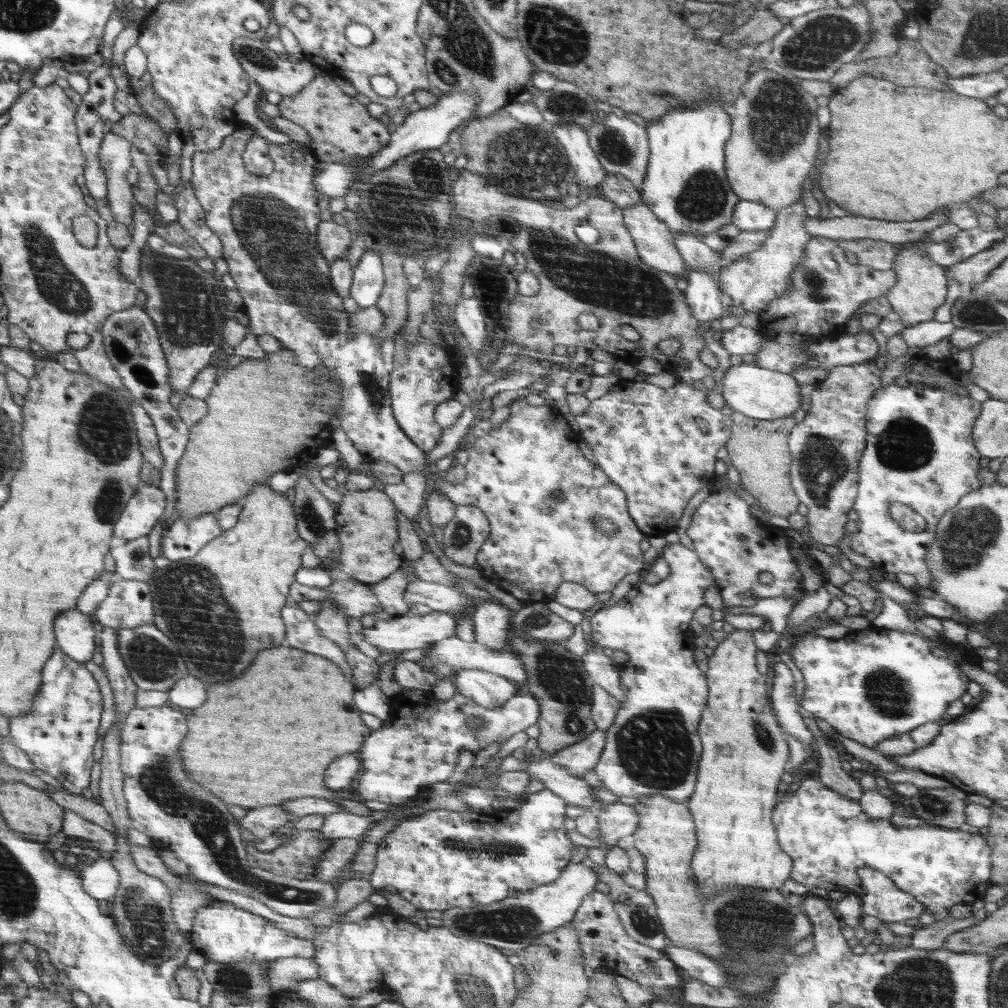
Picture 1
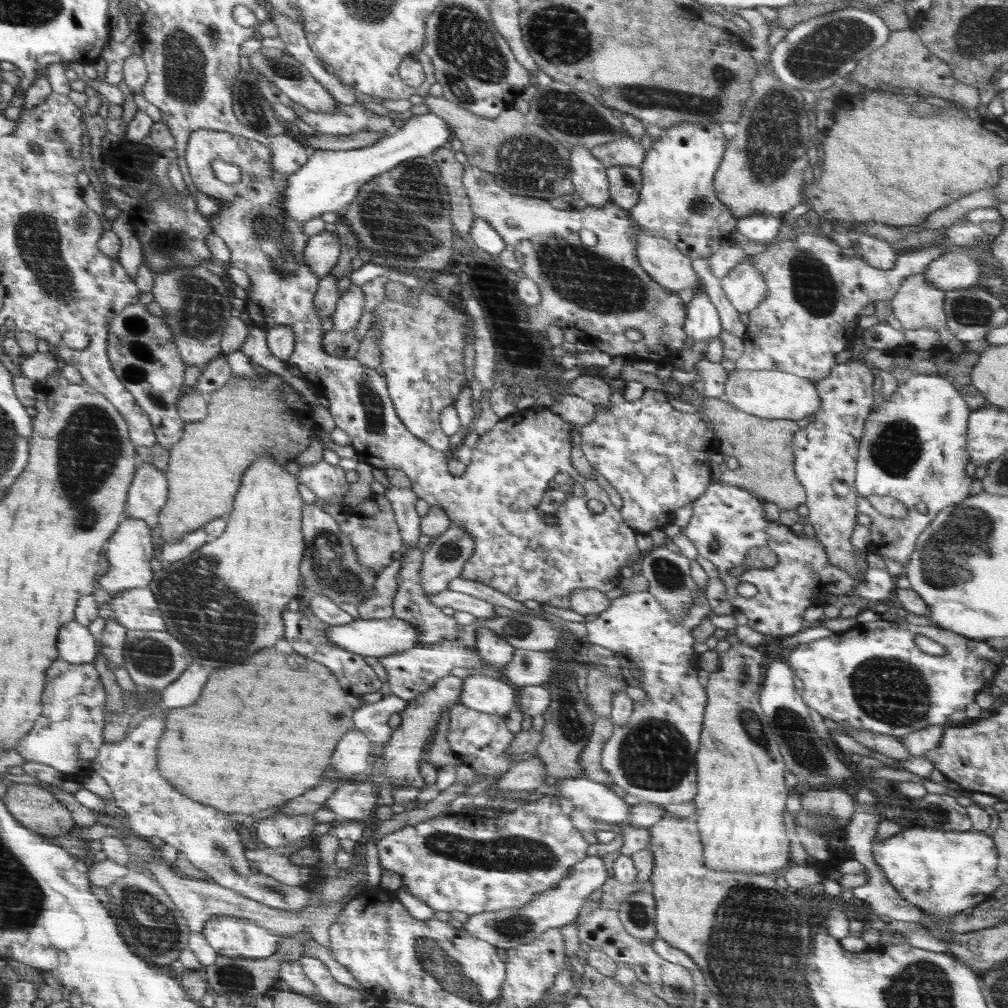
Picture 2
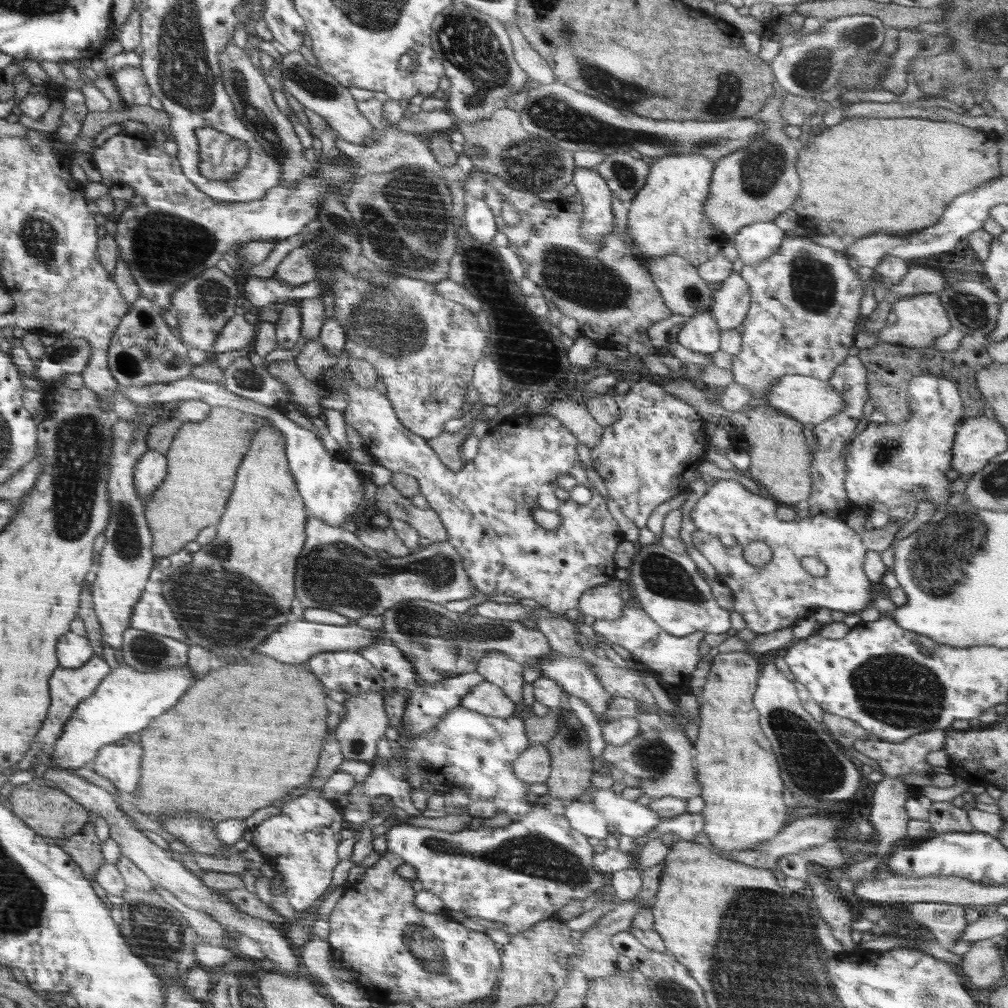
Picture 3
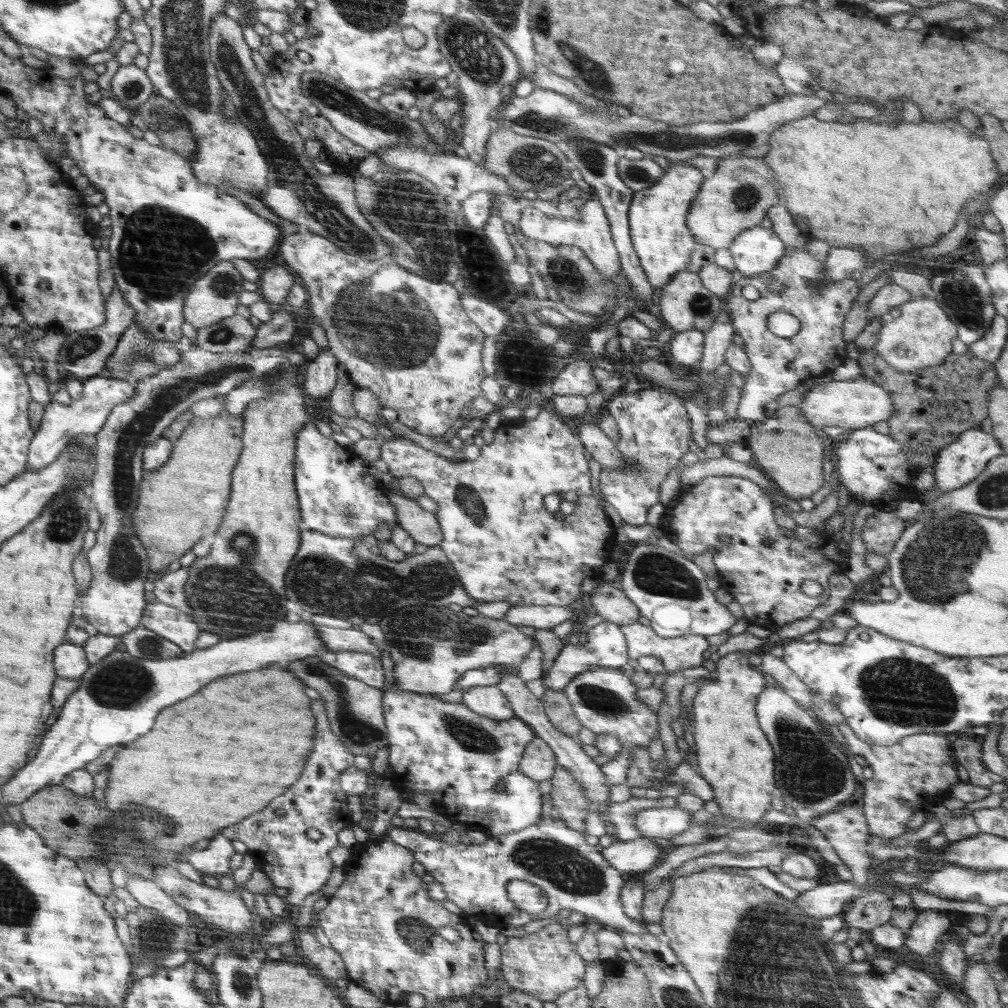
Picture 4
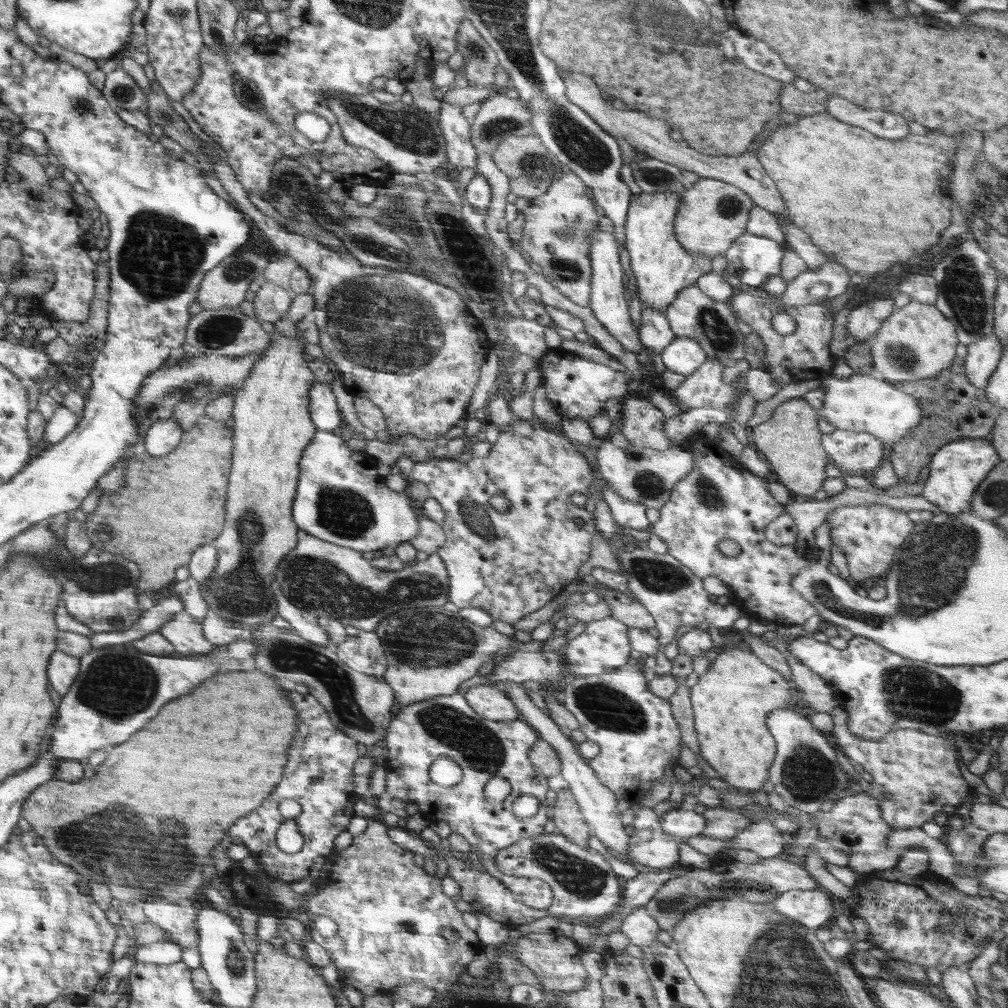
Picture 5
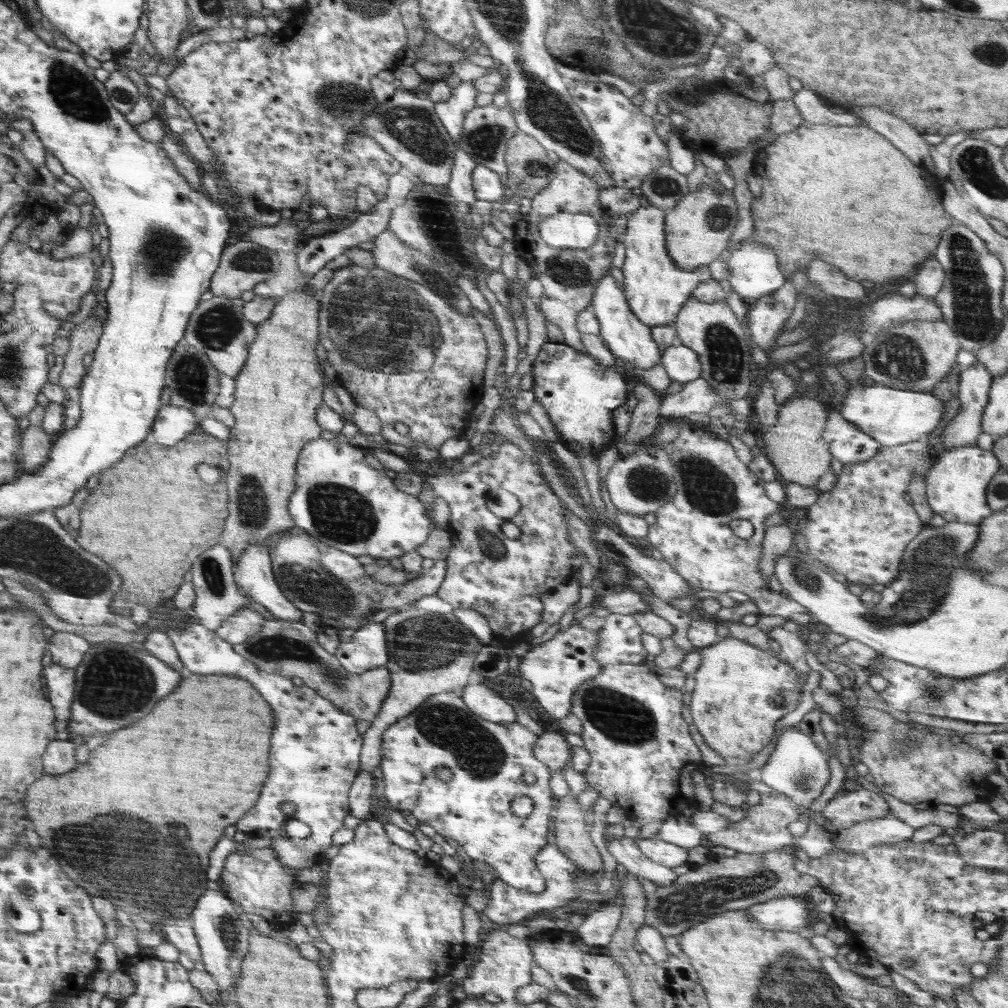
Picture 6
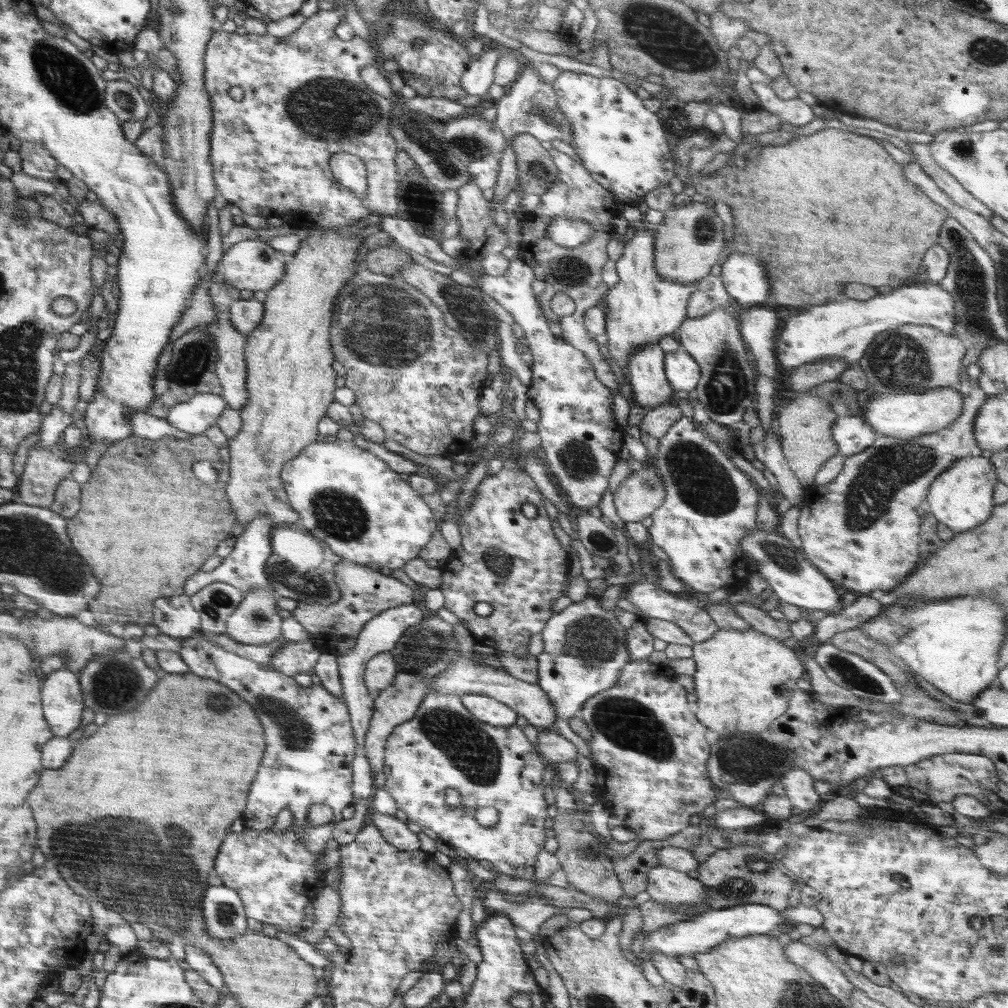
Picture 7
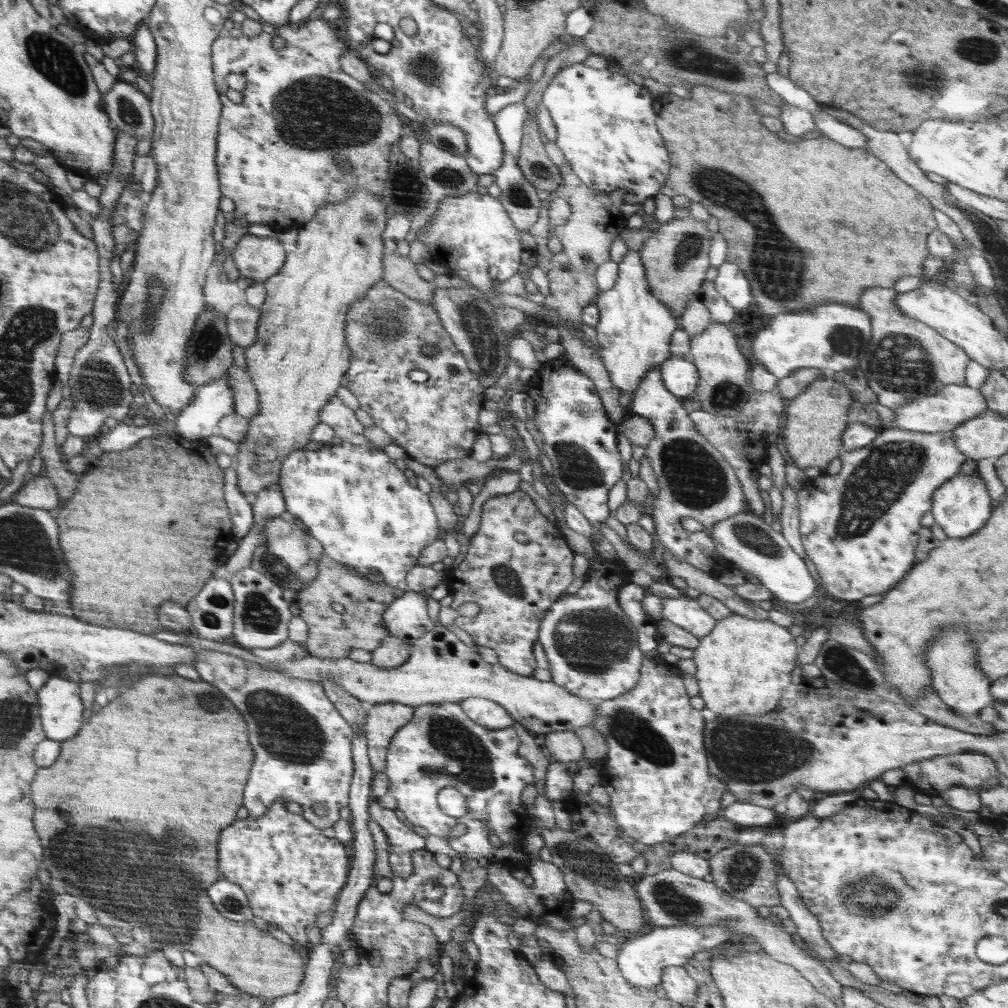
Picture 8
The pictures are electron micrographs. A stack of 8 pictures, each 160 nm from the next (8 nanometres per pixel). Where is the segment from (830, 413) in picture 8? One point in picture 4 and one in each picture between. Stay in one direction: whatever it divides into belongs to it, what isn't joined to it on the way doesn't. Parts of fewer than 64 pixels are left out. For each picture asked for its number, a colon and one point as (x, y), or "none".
4: (787, 449)
5: (790, 441)
6: (795, 447)
7: (807, 443)

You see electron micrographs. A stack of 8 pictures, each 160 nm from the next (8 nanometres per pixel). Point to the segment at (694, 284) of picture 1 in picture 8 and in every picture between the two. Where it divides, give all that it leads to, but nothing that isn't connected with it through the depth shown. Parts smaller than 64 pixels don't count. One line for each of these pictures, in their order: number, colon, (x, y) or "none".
2: (702, 322)
3: (700, 333)
4: (686, 348)
5: (683, 355)
6: (681, 363)
7: (682, 371)
8: (680, 376)

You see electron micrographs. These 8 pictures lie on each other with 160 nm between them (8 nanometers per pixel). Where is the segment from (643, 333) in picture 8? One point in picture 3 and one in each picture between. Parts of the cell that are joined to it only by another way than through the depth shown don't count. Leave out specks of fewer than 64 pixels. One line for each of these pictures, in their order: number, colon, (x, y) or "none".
3: (667, 217)
4: (664, 244)
5: (661, 266)
6: (655, 287)
7: (643, 307)

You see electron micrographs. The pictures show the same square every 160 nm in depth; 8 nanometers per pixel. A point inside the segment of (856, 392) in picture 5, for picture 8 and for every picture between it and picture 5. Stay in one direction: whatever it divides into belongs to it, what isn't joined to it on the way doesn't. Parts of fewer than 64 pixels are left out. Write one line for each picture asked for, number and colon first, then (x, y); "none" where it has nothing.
6: (893, 417)
7: (906, 415)
8: (953, 404)

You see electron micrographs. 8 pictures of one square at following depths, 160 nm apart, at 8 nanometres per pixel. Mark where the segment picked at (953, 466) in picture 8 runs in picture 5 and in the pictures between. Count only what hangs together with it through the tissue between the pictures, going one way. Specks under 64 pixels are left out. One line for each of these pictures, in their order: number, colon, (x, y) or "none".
5: (870, 535)
6: (860, 528)
7: (861, 530)

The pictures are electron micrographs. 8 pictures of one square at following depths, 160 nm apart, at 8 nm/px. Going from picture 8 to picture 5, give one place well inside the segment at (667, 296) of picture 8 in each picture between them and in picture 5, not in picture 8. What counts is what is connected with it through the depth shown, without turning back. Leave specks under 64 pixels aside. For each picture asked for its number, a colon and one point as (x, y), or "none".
5: (712, 214)
6: (698, 230)
7: (688, 242)

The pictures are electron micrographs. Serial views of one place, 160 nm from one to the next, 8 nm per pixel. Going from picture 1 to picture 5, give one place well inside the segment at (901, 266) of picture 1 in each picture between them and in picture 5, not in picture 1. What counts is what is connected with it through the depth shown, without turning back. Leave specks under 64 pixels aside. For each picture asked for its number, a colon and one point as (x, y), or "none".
2: (917, 304)
3: (921, 318)
4: (921, 336)
5: (917, 341)

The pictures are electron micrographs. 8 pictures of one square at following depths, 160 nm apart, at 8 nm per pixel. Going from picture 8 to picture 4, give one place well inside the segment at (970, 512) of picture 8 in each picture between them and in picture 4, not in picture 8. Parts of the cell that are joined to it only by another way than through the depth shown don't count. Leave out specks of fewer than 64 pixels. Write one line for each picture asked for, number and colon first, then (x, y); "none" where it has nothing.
4: (958, 464)
5: (956, 469)
6: (955, 488)
7: (961, 498)

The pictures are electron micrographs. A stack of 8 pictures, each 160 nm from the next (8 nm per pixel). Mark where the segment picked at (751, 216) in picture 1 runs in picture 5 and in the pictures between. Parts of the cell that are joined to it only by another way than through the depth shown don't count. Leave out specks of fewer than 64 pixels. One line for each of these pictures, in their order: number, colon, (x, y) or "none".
2: (757, 227)
3: (753, 242)
4: (756, 250)
5: (756, 258)

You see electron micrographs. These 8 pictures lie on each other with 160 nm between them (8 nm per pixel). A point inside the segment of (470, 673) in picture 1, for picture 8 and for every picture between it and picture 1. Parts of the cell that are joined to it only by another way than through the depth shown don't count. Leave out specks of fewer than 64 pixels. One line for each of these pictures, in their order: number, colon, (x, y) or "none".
2: (483, 693)
3: (487, 698)
4: (490, 701)
5: (490, 701)
6: (483, 701)
7: (487, 709)
8: (490, 714)

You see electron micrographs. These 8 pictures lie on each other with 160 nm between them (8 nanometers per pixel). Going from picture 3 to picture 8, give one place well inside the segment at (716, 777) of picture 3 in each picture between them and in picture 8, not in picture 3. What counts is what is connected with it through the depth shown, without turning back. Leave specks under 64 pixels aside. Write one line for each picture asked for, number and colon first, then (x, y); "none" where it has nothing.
4: (732, 753)
5: (730, 701)
6: (741, 691)
7: (744, 679)
8: (743, 665)

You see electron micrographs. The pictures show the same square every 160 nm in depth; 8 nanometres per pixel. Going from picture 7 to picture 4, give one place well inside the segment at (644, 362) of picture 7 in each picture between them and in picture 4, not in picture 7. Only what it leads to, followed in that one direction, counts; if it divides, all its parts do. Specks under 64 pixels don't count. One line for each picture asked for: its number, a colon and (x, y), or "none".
4: (592, 234)
5: (607, 301)
6: (629, 339)

